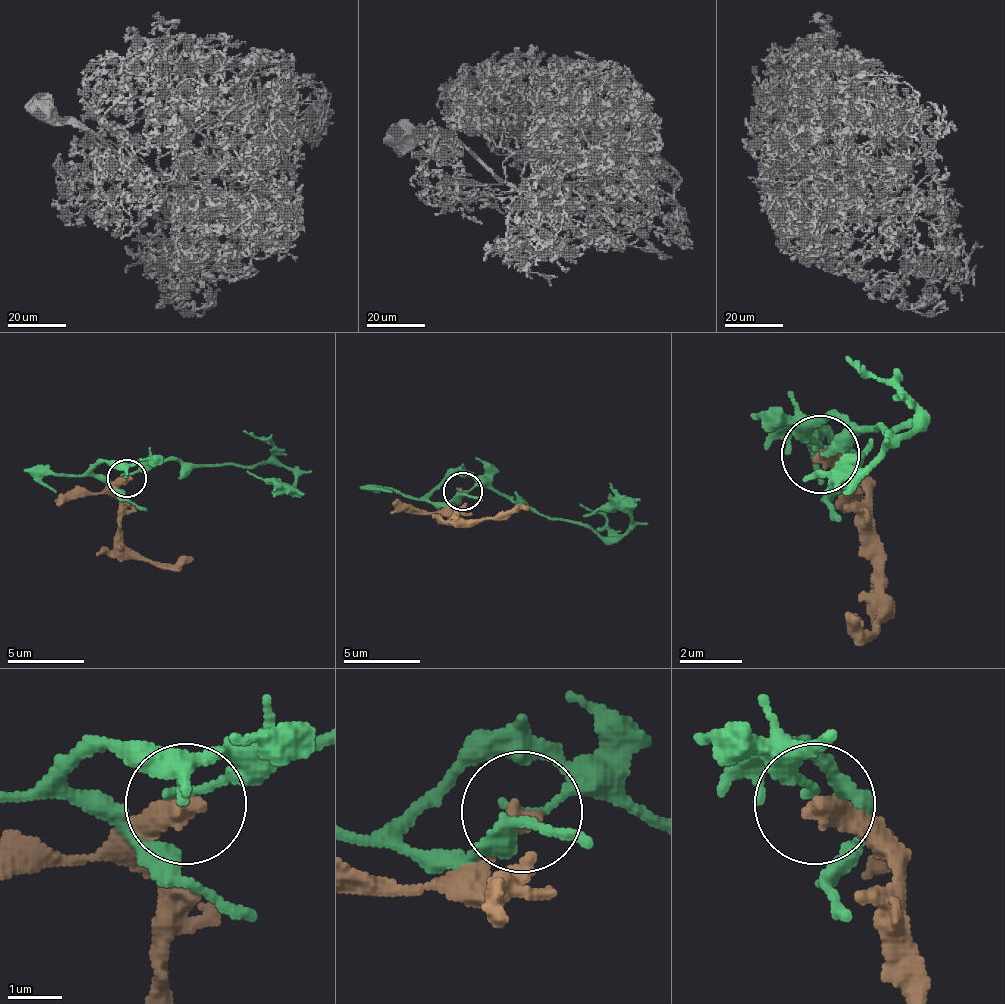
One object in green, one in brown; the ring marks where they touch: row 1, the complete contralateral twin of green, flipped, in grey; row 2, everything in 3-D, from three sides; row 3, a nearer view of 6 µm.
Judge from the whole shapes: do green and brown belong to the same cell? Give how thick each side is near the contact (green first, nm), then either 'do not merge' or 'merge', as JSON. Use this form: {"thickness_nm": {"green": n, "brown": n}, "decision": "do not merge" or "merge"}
{"thickness_nm": {"green": 140, "brown": 400}, "decision": "do not merge"}

